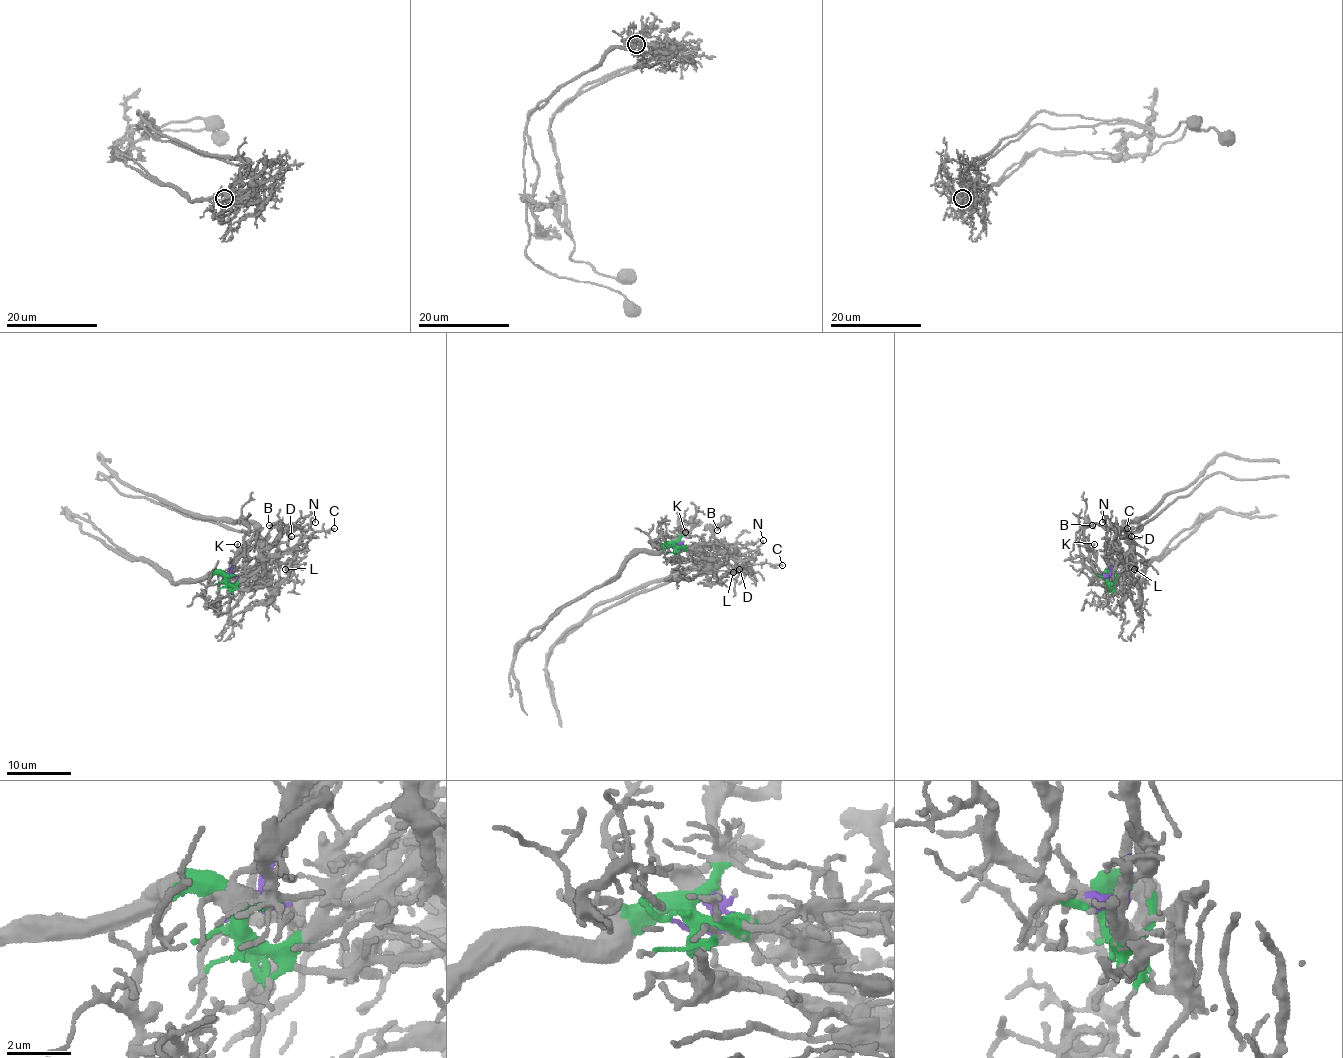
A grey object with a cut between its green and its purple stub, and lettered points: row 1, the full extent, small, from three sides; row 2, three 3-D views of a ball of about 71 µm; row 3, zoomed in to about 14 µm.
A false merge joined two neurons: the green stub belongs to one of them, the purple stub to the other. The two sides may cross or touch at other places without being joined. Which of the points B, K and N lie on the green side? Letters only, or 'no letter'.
B, K

